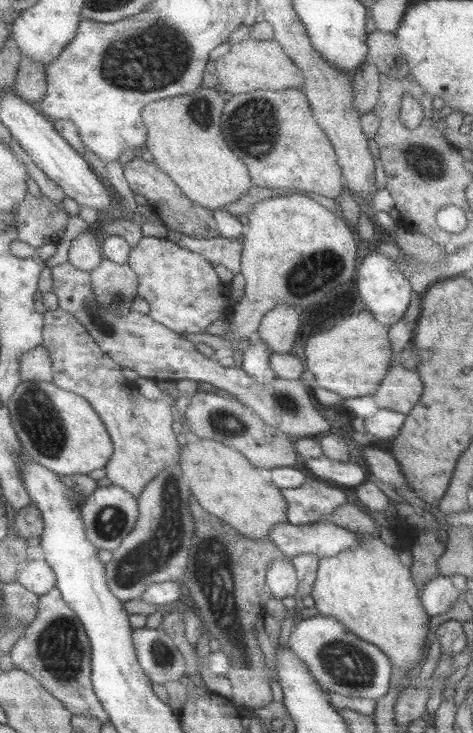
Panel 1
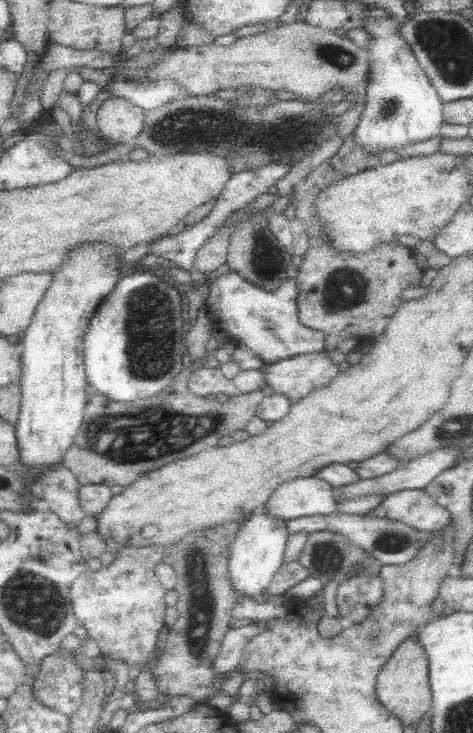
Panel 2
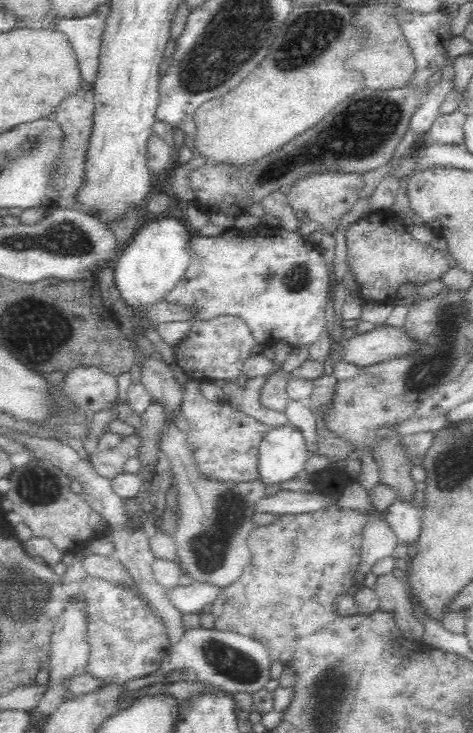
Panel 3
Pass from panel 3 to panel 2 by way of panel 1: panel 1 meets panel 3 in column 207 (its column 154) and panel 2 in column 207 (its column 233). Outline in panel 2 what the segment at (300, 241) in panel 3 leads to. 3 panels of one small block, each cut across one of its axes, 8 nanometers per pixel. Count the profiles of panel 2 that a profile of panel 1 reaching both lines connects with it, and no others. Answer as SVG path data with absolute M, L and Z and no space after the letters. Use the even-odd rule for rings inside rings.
M229 270L228 274L216 276L210 280L210 296L208 296L205 308L212 319L213 330L228 332L234 338L234 344L240 343L248 347L256 356L259 356L266 365L280 363L281 360L308 352L320 352L325 348L325 339L322 334L314 333L314 330L304 326L298 316L298 283L296 278L286 278L278 289L268 290L256 287L247 281L242 275Z

